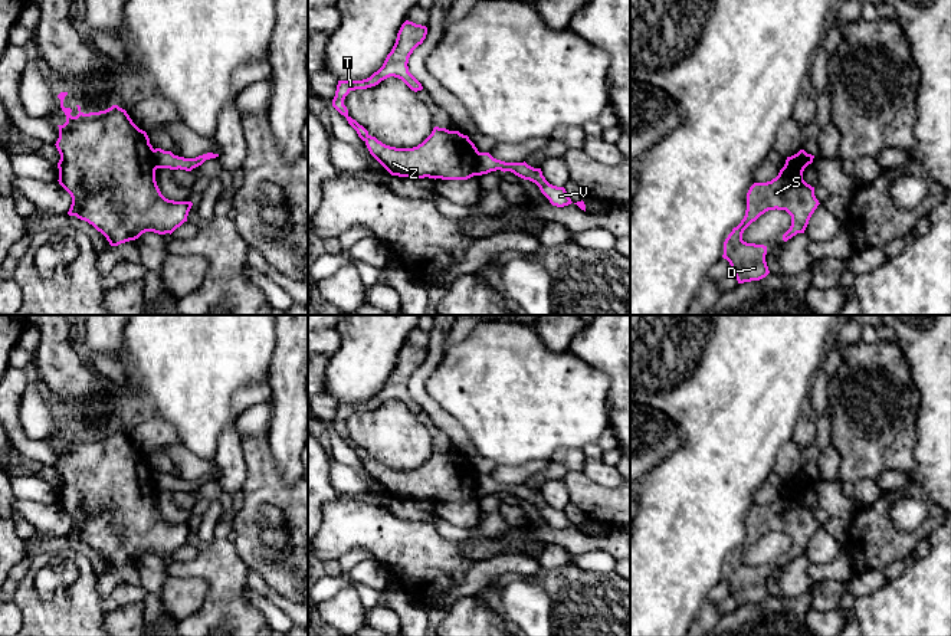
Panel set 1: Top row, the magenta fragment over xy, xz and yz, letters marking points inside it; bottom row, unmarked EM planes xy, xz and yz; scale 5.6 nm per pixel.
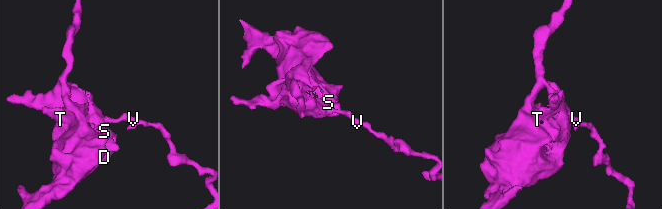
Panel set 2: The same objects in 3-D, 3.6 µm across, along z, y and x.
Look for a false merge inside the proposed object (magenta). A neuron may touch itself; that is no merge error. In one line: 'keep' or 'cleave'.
cleave

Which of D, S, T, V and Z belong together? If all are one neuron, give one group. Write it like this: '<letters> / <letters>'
D S T Z / V

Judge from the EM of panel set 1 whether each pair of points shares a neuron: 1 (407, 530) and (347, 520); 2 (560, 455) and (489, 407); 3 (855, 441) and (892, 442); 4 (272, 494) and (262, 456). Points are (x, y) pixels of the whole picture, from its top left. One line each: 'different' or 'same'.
1: same
2: different
3: same
4: same

